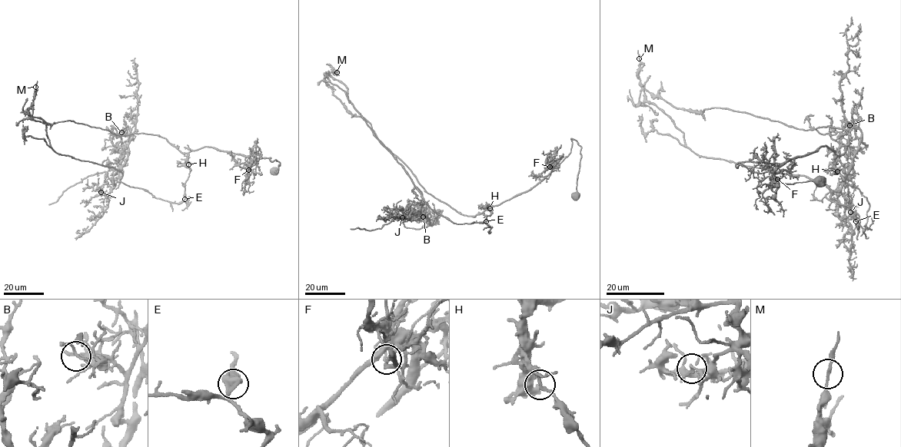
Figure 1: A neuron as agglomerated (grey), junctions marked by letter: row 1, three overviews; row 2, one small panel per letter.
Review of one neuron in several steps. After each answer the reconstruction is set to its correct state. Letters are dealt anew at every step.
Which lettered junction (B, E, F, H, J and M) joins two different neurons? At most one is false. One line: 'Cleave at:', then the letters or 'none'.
Cleave at: H

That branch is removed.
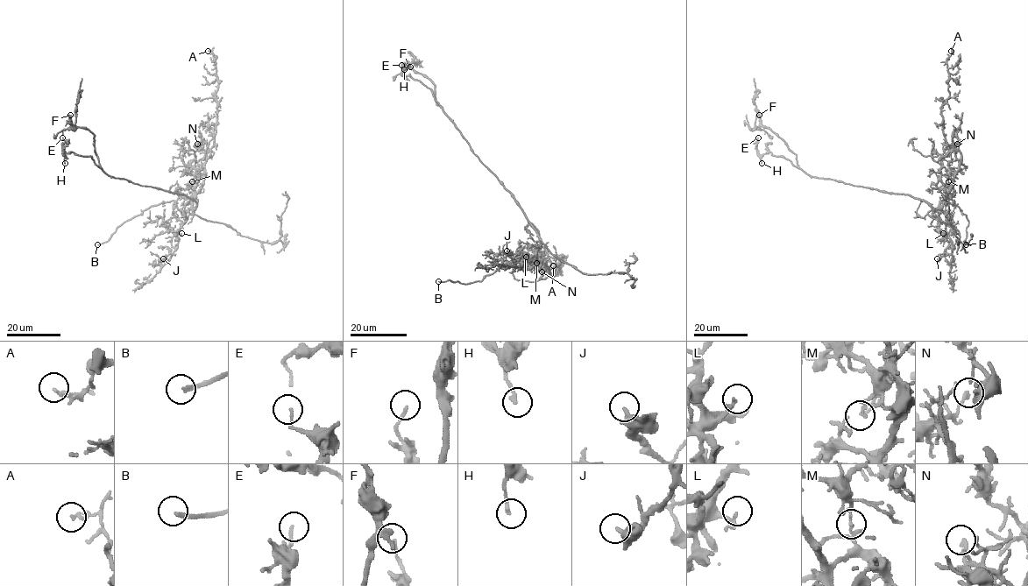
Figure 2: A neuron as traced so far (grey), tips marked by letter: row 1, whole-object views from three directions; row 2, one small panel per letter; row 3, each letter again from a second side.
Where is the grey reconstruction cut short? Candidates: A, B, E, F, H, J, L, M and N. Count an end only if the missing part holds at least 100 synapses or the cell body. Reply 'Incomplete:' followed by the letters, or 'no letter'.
Incomplete: B

